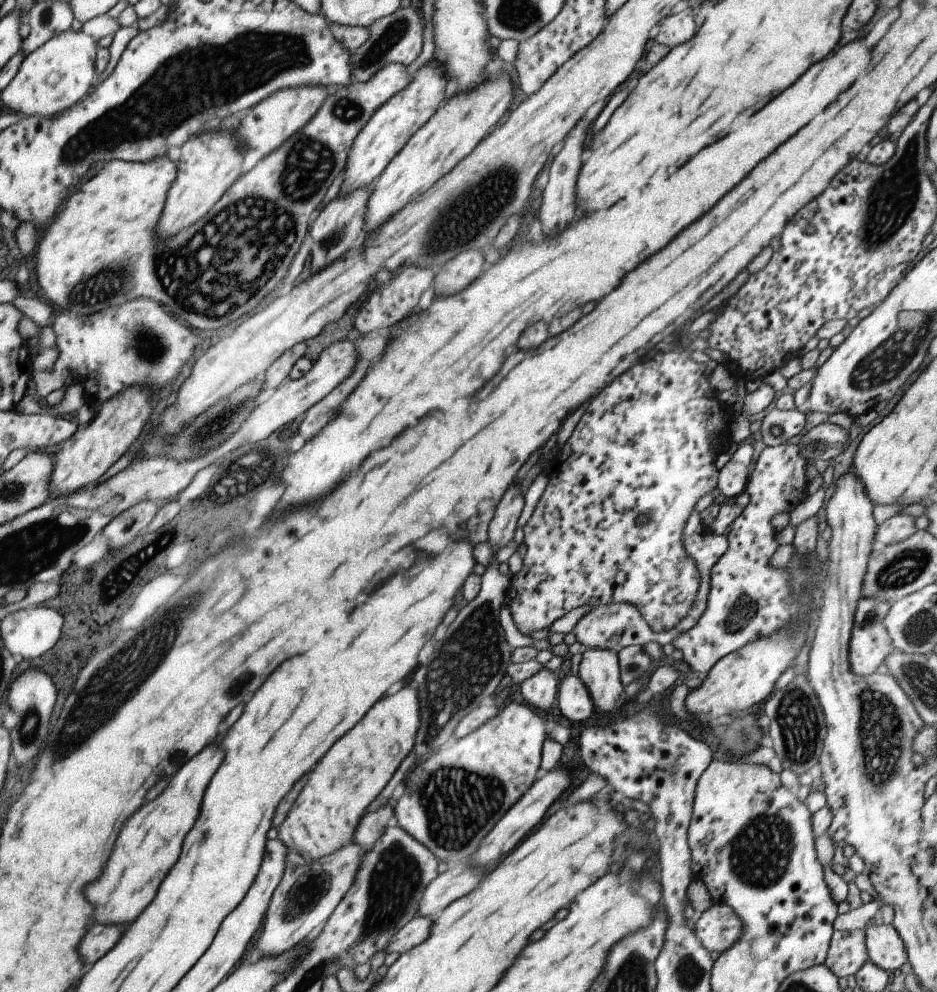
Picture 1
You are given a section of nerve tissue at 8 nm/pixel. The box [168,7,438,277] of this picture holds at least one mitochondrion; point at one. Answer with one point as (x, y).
(390, 36)

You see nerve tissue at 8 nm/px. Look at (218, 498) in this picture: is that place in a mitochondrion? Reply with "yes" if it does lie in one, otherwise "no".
yes

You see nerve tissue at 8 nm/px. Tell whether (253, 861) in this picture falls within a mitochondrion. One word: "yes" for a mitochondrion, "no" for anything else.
no

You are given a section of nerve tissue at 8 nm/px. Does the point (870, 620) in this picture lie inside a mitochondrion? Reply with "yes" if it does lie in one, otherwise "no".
yes

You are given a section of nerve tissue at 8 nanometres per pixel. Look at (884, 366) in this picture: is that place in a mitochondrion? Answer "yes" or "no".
yes

